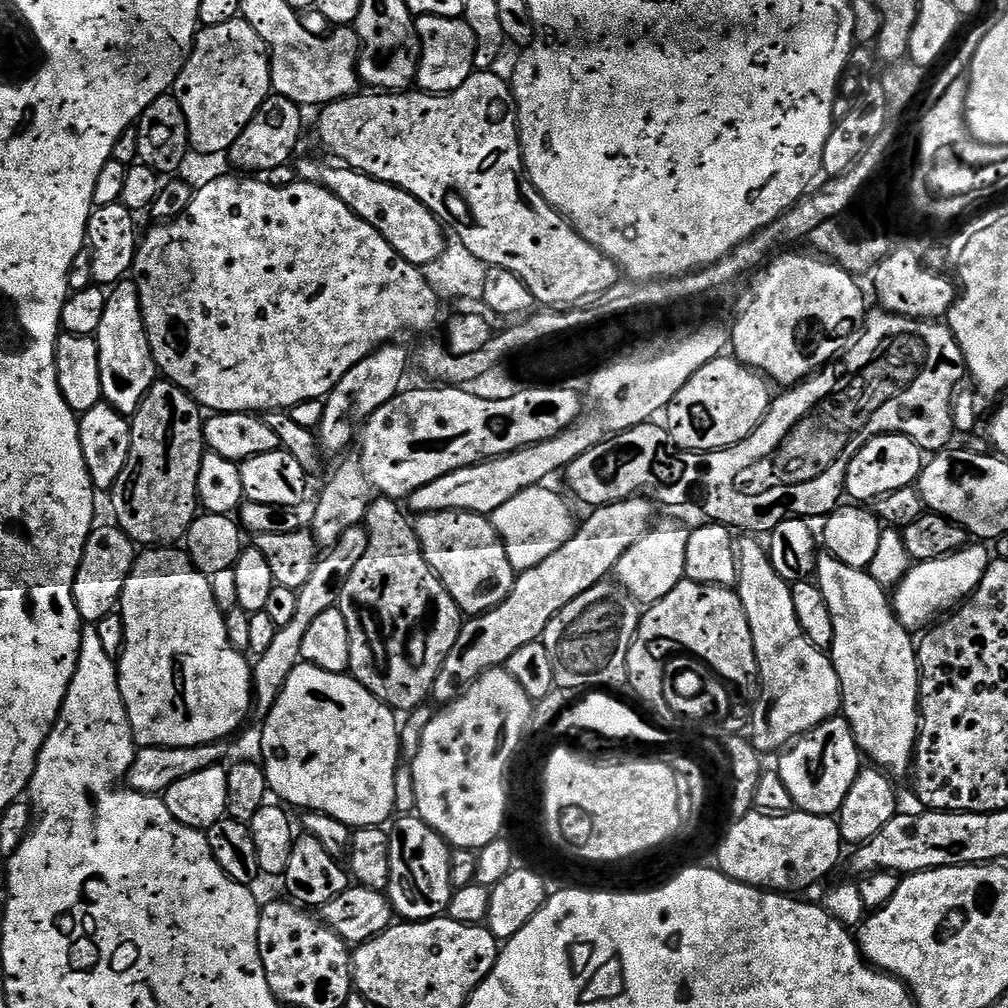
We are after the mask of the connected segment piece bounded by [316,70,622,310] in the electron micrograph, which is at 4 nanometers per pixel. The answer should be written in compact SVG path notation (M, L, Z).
M492 70L473 71L472 76L466 78L466 82L462 82L462 86L458 86L458 90L443 94L425 94L419 90L408 90L395 94L368 94L372 96L357 94L347 96L345 100L335 100L332 104L325 104L319 109L320 117L316 120L316 132L320 135L320 140L324 143L325 150L333 152L337 156L335 159L341 165L353 168L362 174L373 176L382 182L393 184L410 194L414 194L414 198L418 198L418 202L425 204L438 217L441 224L445 226L451 225L450 222L452 220L457 234L460 235L458 236L459 243L463 244L466 250L474 254L475 258L480 259L487 266L510 270L510 274L522 278L522 282L526 282L530 294L534 294L537 305L549 304L552 310L560 310L565 306L583 305L585 302L588 302L586 300L597 298L621 283L622 273L609 256L602 254L597 248L590 246L590 242L586 242L586 238L579 236L572 229L571 224L556 213L542 198L542 194L536 192L536 187L528 181L524 171L524 159L520 153L520 127L516 121L516 99L512 96L509 81L505 77L503 80L502 77L495 76L496 74Z

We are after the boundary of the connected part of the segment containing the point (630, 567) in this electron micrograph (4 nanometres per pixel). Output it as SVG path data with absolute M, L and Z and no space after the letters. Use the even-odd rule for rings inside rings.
M664 520L649 528L626 554L622 554L620 561L614 569L615 579L620 587L636 599L641 605L656 604L674 586L678 586L685 579L684 567L686 566L686 542L688 541L689 525L684 525L680 520ZM617 576L617 577L616 577Z

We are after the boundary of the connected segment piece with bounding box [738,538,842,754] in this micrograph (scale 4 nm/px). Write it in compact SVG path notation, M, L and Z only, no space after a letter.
M744 538L738 544L738 591L750 622L754 654L760 667L760 694L751 709L750 741L760 754L779 753L822 722L831 720L841 711L842 701L831 655L823 648L815 648L802 626L798 626L792 584L777 574L767 547L756 540L759 539Z

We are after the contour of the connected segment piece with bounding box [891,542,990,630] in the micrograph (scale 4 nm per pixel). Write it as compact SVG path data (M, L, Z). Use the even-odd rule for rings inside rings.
M972 542L949 556L913 563L900 584L895 586L891 597L892 607L902 626L909 630L924 630L935 625L945 614L959 608L986 574L990 555L984 548L987 547L983 543Z

